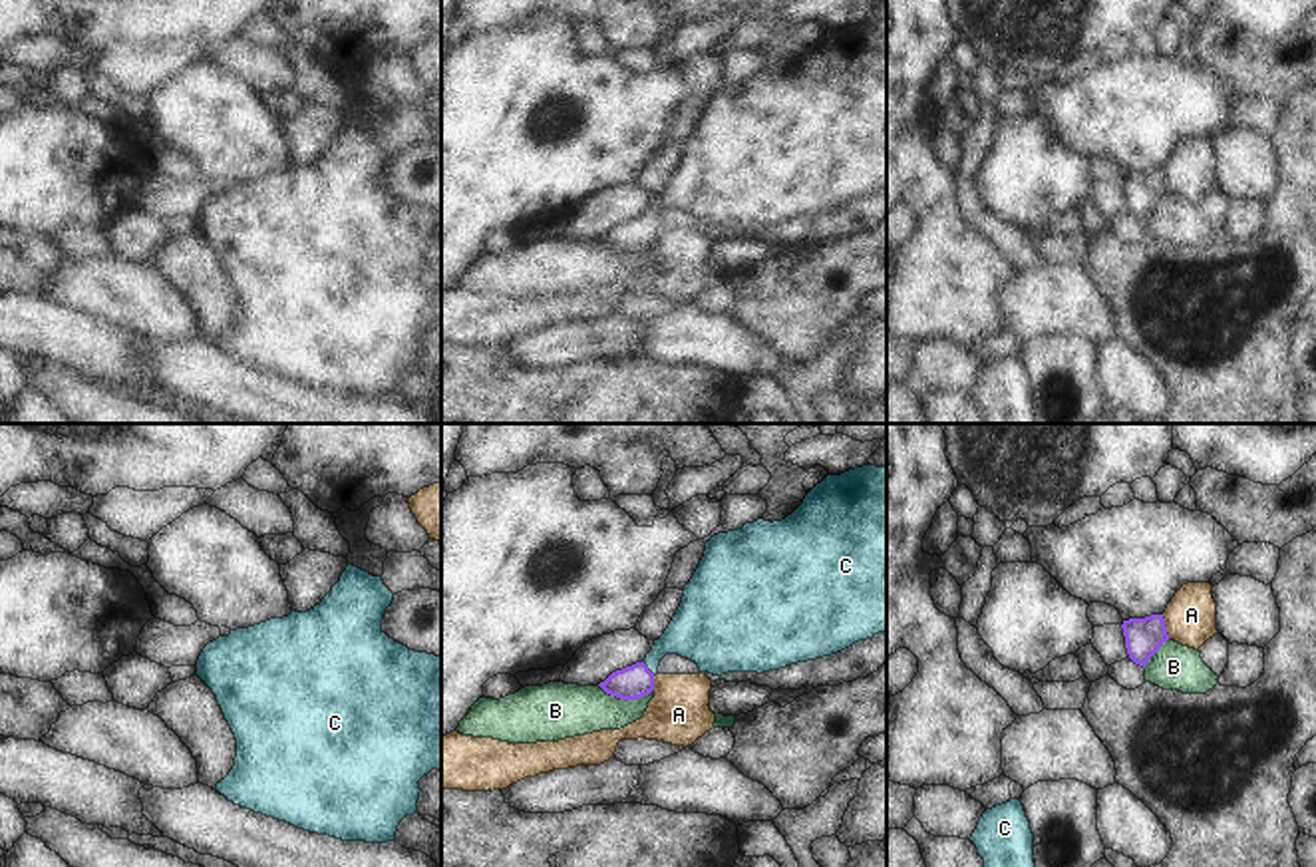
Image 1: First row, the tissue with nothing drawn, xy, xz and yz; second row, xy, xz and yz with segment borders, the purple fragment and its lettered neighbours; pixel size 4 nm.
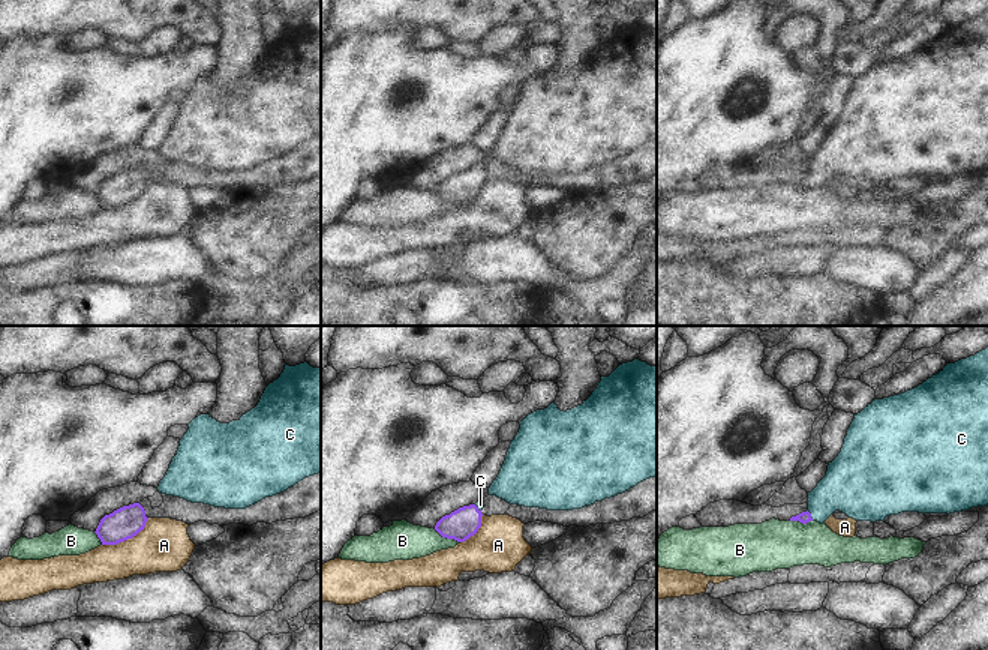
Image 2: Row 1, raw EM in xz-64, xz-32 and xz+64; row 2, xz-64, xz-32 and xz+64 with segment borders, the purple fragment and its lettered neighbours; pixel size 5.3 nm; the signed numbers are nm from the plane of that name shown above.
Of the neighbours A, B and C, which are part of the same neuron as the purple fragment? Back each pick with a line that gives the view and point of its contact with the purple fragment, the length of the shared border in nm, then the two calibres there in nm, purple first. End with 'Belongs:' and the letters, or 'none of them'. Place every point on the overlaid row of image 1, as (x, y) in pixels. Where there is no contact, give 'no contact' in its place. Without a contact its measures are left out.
C: xz (647, 669) | 80 nm | 140/220 nm
Belongs: C

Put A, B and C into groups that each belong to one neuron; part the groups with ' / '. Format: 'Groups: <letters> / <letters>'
Groups: A / B / C.

